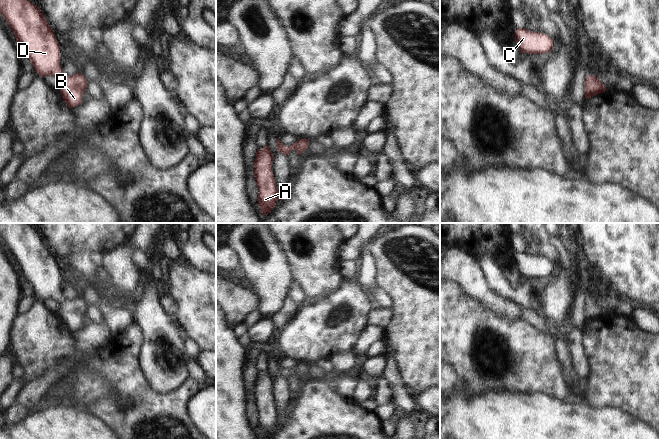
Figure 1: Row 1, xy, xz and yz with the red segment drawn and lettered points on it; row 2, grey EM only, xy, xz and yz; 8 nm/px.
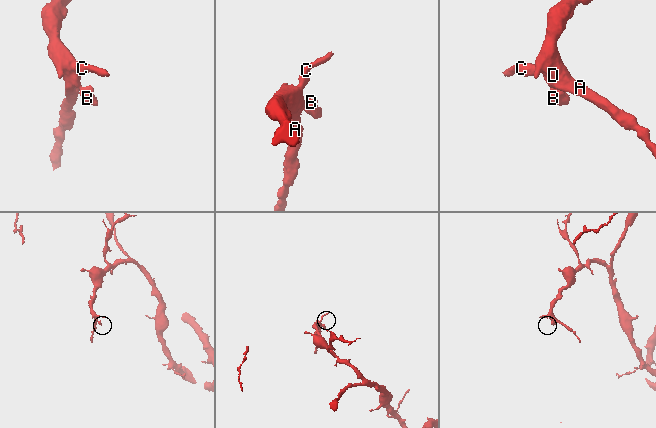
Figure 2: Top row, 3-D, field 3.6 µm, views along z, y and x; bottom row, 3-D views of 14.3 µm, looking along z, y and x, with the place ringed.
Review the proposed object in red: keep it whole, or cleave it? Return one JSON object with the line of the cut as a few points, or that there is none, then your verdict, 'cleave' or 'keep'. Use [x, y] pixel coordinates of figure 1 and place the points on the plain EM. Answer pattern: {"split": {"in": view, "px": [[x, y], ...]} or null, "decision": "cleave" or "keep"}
{"split": null, "decision": "keep"}

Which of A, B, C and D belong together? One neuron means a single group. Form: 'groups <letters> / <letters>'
groups A B C D

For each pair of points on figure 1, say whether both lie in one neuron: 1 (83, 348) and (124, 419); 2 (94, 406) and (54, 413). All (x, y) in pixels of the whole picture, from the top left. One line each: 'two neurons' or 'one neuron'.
1: two neurons
2: two neurons

